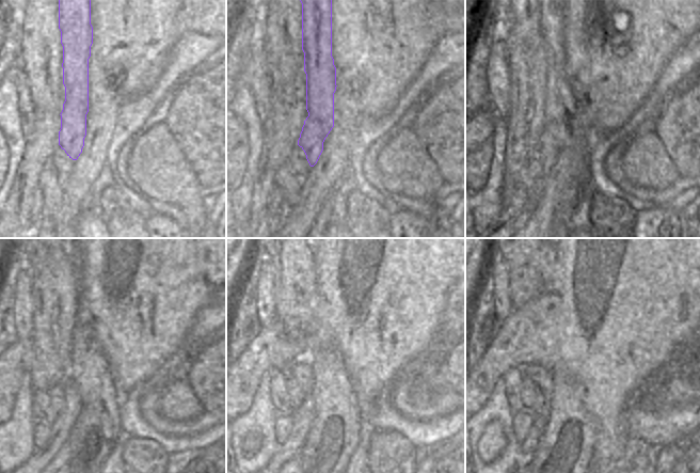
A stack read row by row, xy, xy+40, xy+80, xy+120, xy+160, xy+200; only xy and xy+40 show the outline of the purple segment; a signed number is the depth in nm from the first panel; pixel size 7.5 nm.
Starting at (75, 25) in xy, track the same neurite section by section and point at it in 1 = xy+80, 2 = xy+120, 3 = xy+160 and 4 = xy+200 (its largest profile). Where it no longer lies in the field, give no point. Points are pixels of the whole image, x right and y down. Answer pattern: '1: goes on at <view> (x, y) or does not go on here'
1: goes on at xy+80 (563, 130)
2: goes on at xy+120 (90, 422)
3: goes on at xy+160 (327, 429)
4: goes on at xy+200 (560, 445)

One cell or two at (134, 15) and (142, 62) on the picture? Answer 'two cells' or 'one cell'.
one cell

